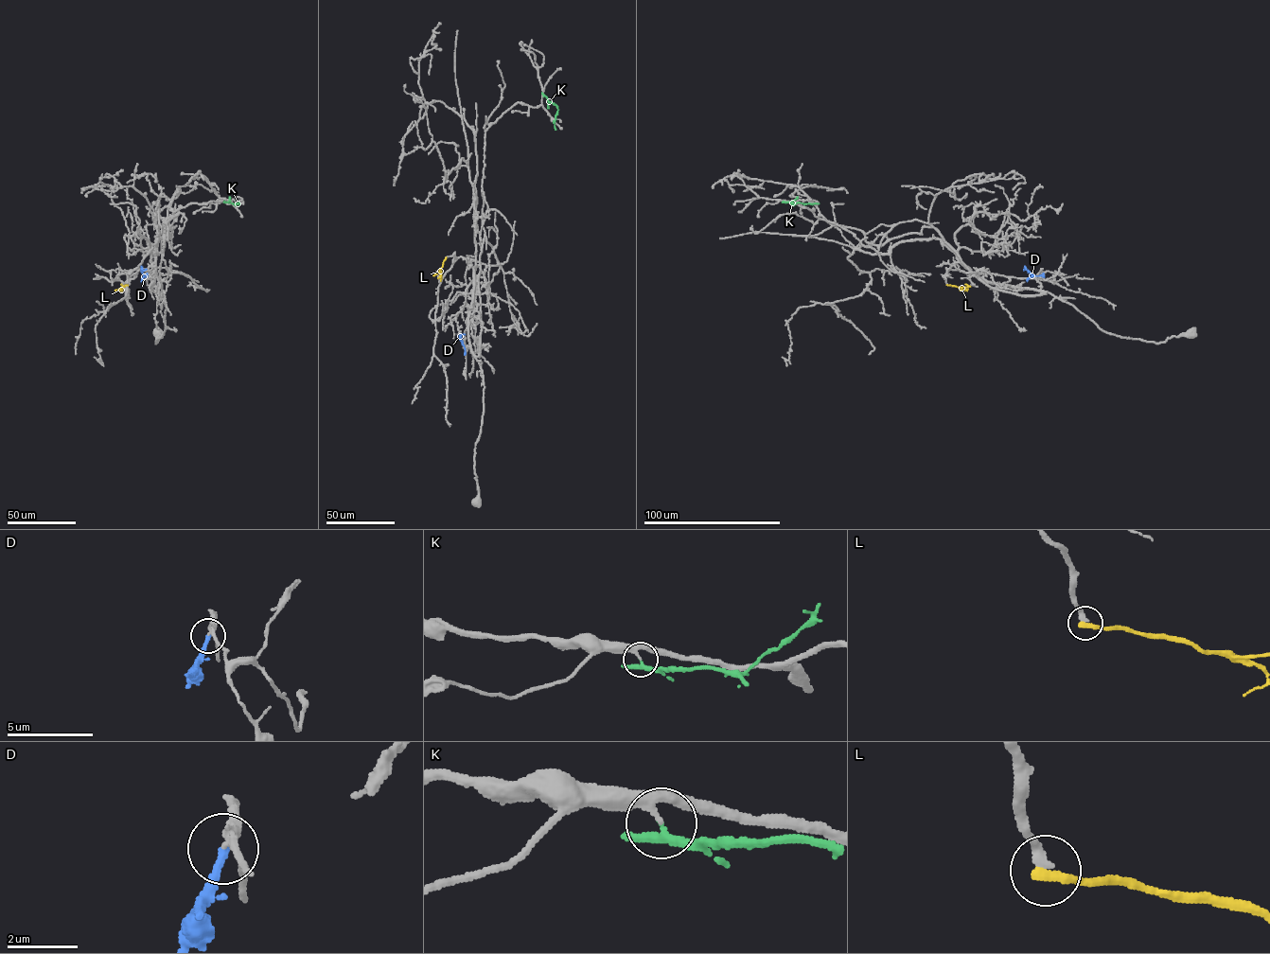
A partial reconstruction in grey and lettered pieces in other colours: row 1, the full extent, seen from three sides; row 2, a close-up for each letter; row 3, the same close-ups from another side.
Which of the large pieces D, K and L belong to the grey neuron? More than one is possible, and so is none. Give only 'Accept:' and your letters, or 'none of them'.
Accept: L

